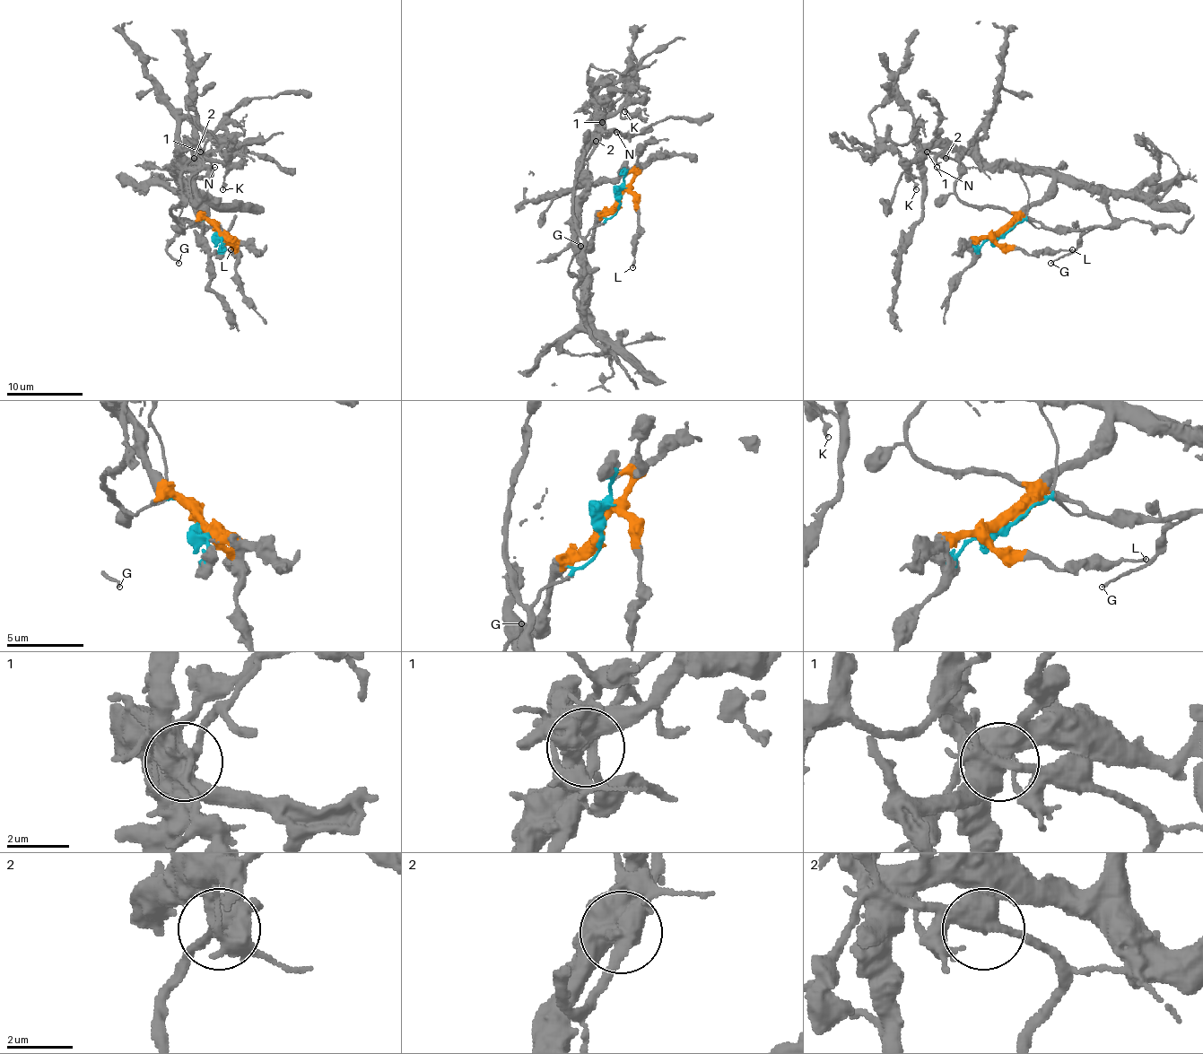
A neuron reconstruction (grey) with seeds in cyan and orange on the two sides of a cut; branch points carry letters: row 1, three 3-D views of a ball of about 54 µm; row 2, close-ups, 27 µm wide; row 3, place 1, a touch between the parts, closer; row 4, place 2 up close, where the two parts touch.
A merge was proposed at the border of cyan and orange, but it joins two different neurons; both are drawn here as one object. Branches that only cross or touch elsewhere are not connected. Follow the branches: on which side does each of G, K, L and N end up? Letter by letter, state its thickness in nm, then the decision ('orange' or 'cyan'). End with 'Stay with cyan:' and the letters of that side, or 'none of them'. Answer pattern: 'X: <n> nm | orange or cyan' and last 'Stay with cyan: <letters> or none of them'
G: 170 nm | cyan
K: 240 nm | orange
L: 190 nm | orange
N: 120 nm | cyan
Stay with cyan: G, N

